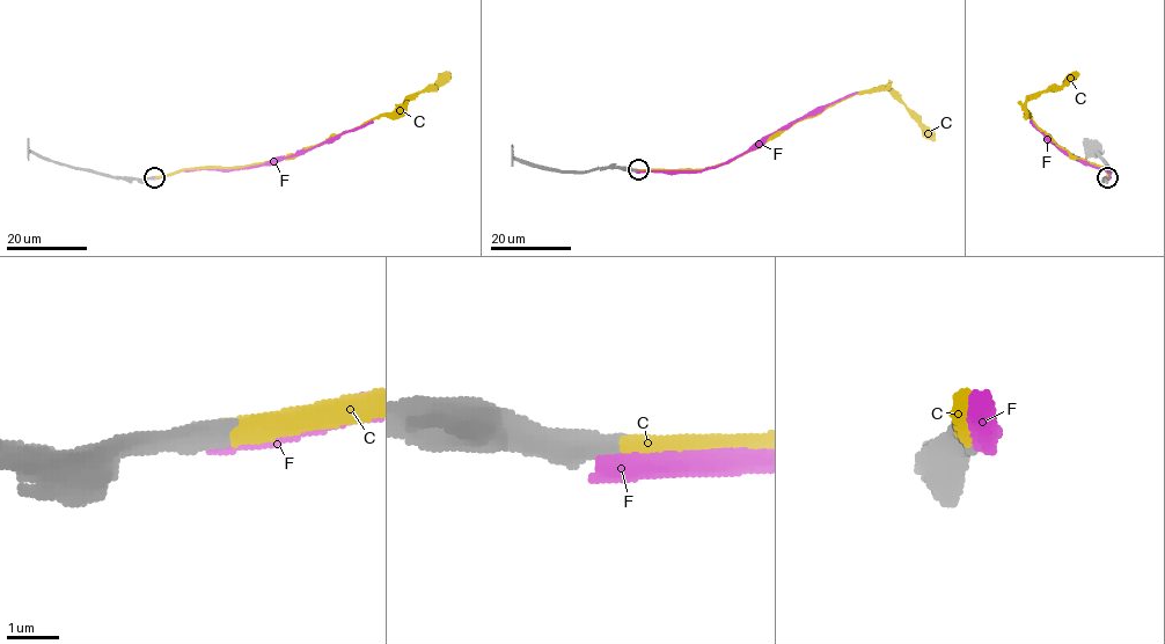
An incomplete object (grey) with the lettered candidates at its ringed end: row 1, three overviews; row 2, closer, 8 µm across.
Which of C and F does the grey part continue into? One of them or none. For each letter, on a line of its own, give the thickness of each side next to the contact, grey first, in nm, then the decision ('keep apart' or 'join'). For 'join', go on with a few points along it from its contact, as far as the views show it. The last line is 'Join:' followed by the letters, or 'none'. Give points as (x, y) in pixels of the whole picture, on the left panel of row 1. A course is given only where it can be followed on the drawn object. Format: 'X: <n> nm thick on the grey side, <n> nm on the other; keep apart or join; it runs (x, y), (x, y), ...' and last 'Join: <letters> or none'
C: 480 nm thick on the grey side, 440 nm on the other; join; it runs (154, 176), (187, 169), (246, 167), (293, 158), (344, 132), (390, 116), (405, 100), (430, 90), (449, 74)
F: 550 nm thick on the grey side, 480 nm on the other; keep apart
Join: C

